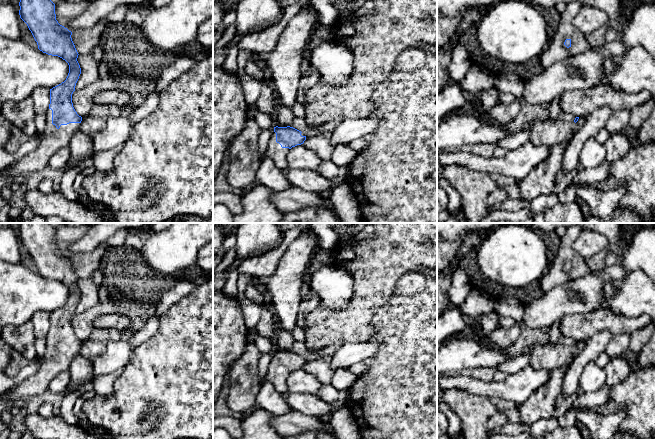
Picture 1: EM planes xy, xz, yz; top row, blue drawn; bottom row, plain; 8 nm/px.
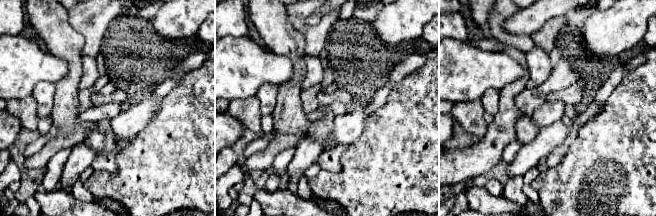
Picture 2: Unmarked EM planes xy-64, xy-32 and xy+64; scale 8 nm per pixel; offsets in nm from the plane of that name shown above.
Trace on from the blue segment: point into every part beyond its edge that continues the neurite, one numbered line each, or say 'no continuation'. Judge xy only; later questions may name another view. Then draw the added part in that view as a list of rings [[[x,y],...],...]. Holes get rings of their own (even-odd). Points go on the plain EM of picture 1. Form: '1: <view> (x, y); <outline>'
1: xy (52, 363); [[[52,334],[45,338],[46,351],[39,357],[38,371],[23,382],[13,386],[0,398],[11,399],[15,402],[25,401],[27,398],[42,395],[48,390],[50,382],[59,373],[69,371],[73,359],[80,353],[80,347],[61,349],[59,353],[52,348]]]

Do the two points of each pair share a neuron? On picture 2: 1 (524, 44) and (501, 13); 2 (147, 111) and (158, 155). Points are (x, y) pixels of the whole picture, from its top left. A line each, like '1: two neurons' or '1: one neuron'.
1: one neuron
2: two neurons

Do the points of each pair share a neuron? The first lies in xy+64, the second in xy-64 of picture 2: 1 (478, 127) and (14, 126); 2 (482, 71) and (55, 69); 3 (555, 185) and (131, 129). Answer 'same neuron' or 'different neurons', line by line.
1: different neurons
2: same neuron
3: different neurons

